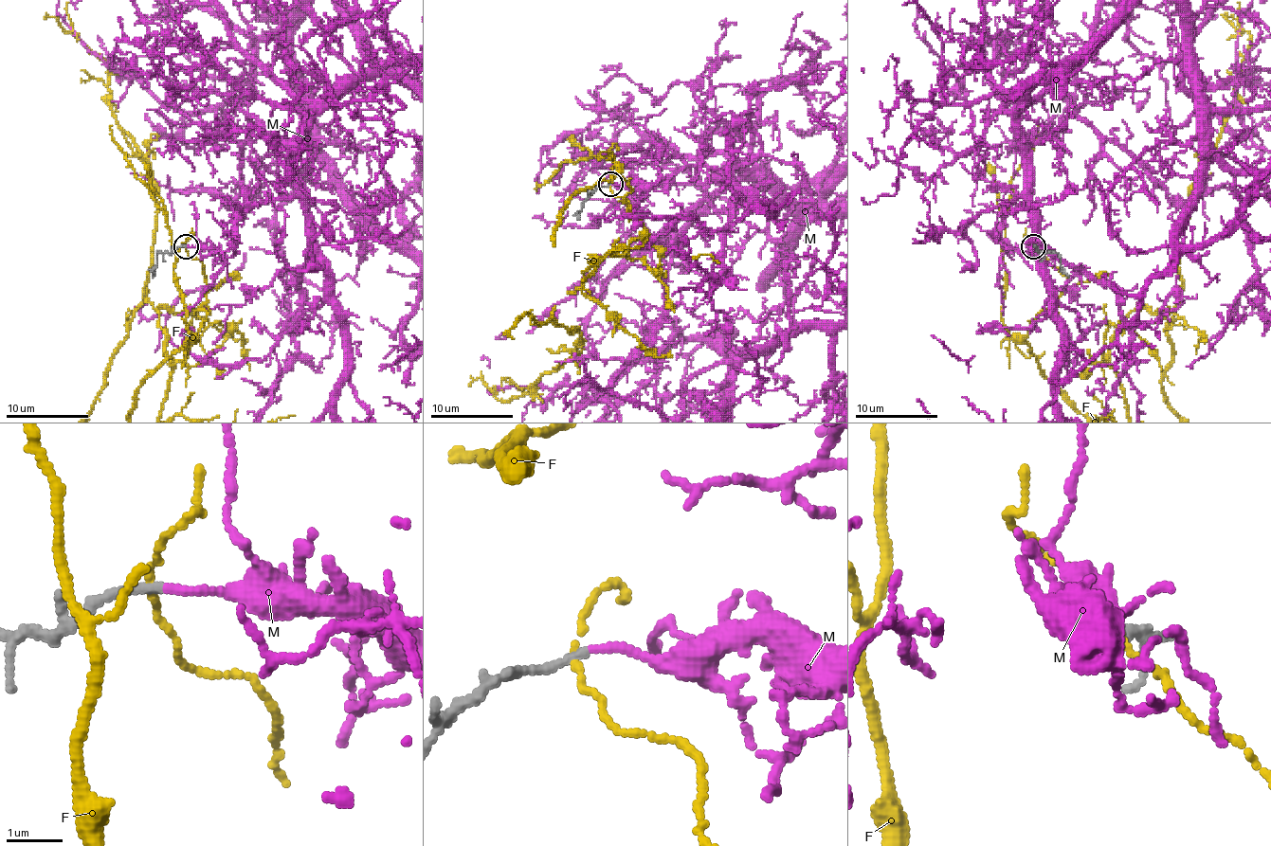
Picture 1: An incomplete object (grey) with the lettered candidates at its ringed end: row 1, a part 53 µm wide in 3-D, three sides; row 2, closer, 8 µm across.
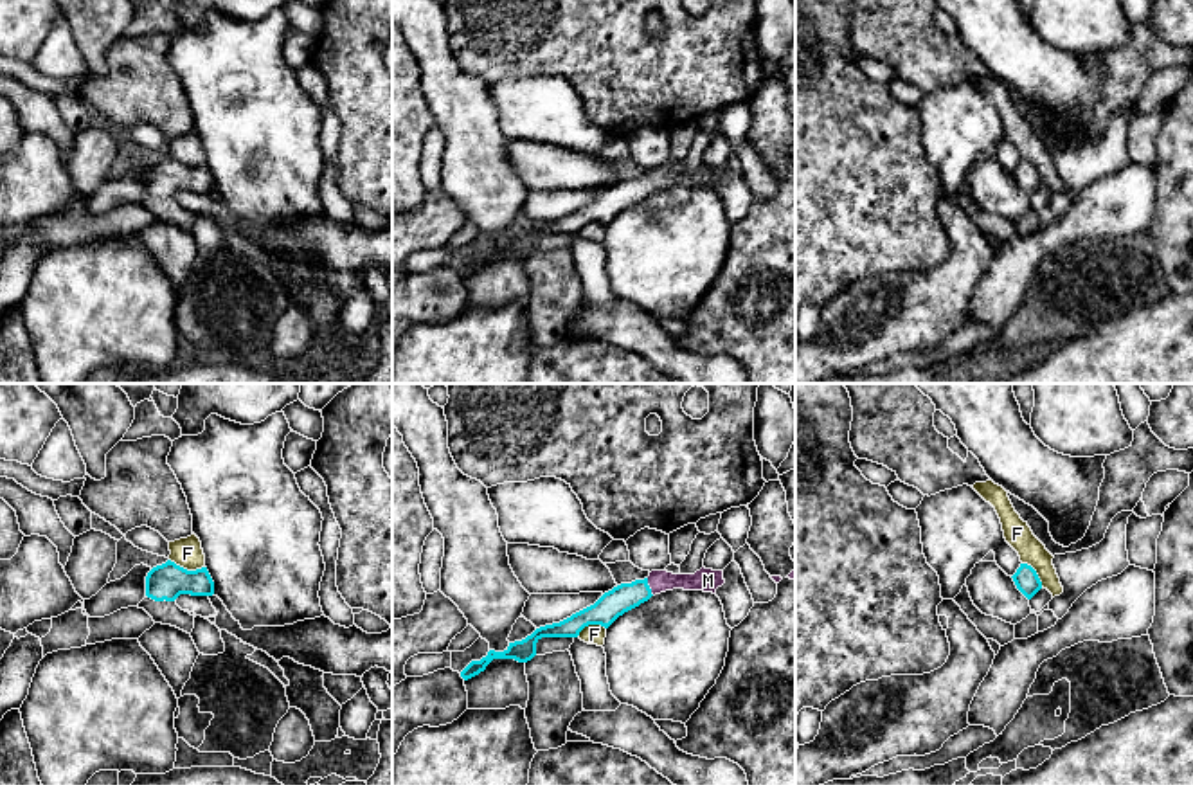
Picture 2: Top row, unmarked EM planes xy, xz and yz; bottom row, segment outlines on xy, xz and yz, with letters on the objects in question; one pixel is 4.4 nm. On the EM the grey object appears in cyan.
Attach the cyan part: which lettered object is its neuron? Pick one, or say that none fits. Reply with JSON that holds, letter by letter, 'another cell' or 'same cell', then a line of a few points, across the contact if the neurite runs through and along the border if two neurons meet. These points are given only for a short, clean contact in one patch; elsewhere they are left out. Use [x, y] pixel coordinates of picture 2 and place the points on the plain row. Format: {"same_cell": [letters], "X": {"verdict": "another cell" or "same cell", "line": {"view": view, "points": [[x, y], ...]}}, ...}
{"same_cell": ["M"], "F": {"verdict": "another cell", "line": {"view": "xy", "points": [[170, 155], [188, 166], [204, 164]]}}, "M": {"verdict": "same cell", "line": {"view": "xz", "points": [[610, 202], [648, 184], [659, 179]]}}}

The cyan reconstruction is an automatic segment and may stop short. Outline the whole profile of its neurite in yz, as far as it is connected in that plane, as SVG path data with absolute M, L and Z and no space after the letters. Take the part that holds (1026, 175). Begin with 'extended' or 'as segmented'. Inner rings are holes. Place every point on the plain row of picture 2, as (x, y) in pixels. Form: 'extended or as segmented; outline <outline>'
as segmented; outline M1020 160L1020 164L1017 166L1017 169L1011 175L1013 175L1017 185L1027 196L1031 196L1042 185L1042 178L1040 178L1036 167L1027 160Z

